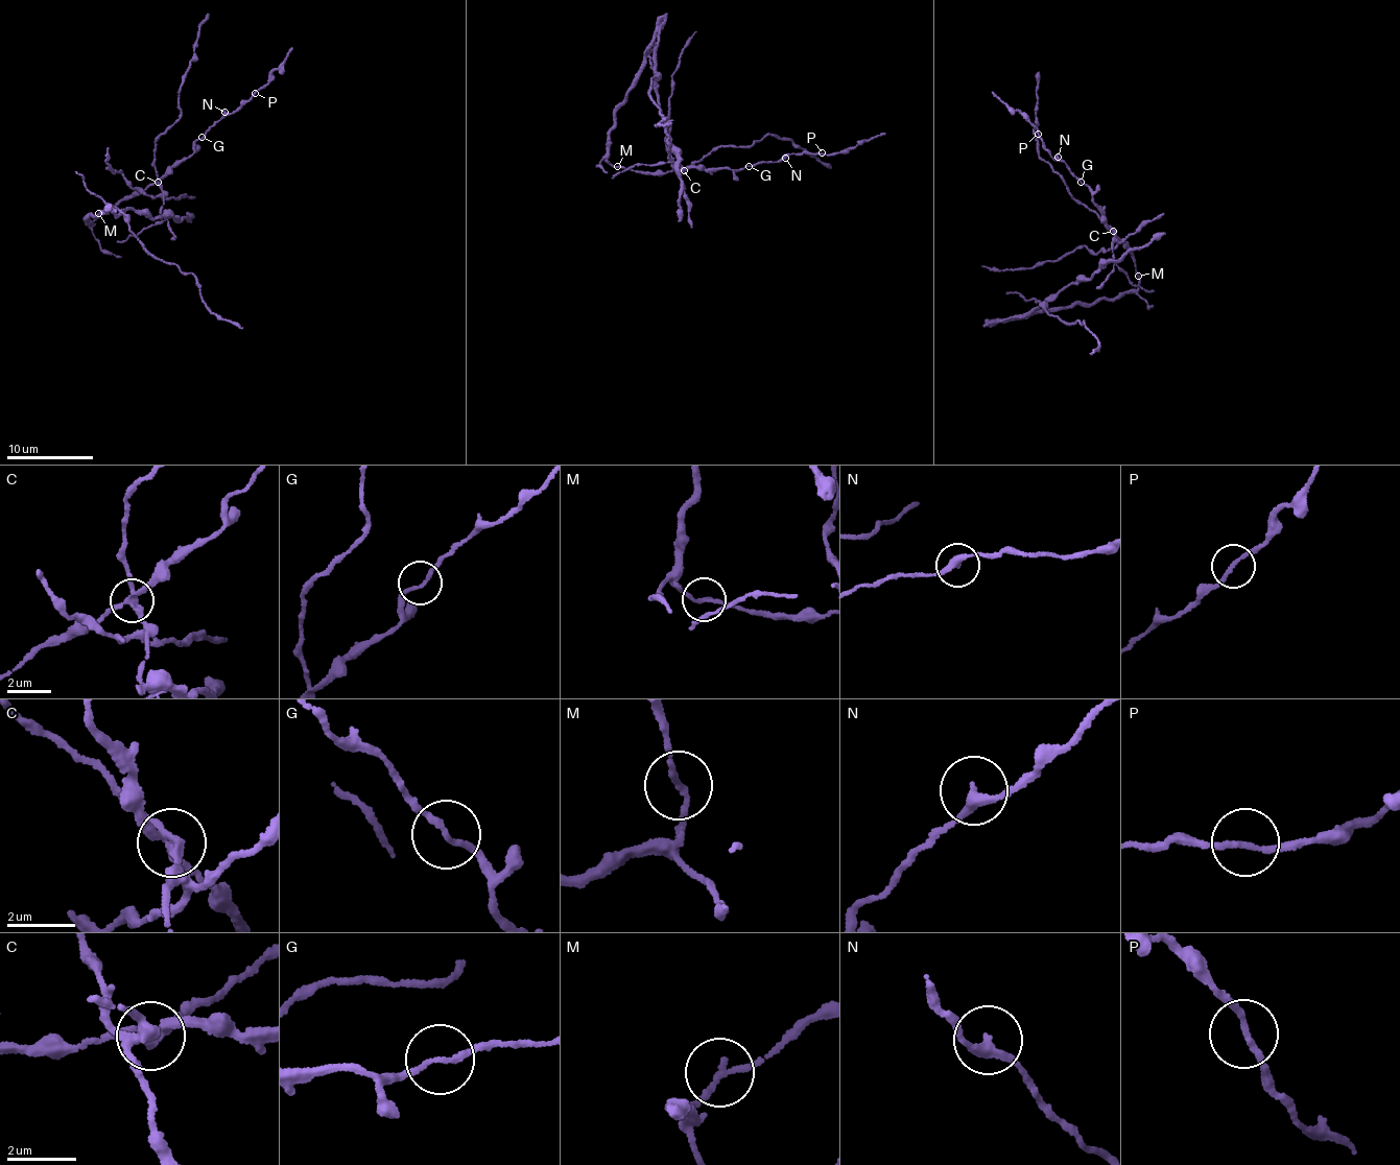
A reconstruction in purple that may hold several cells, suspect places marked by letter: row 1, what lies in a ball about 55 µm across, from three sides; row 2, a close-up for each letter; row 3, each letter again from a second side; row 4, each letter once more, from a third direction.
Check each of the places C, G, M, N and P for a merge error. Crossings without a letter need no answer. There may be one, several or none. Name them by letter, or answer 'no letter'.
C, M

